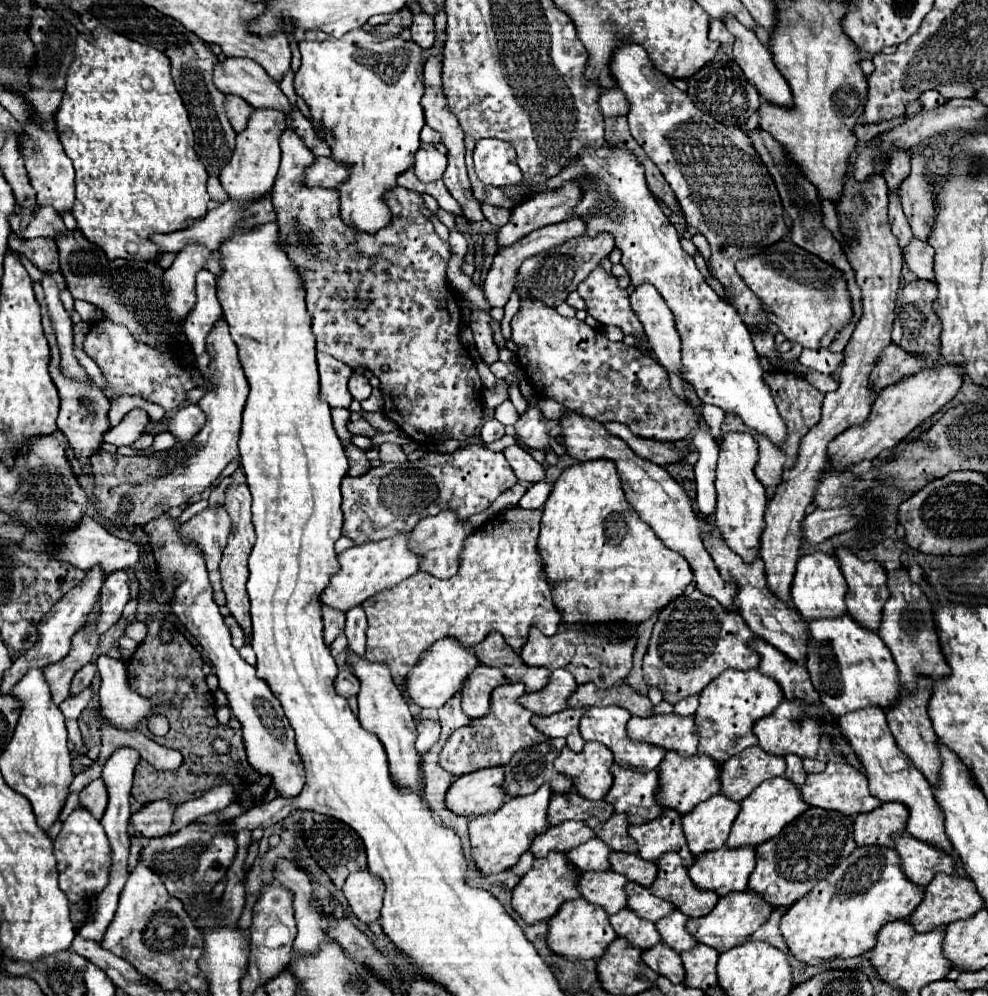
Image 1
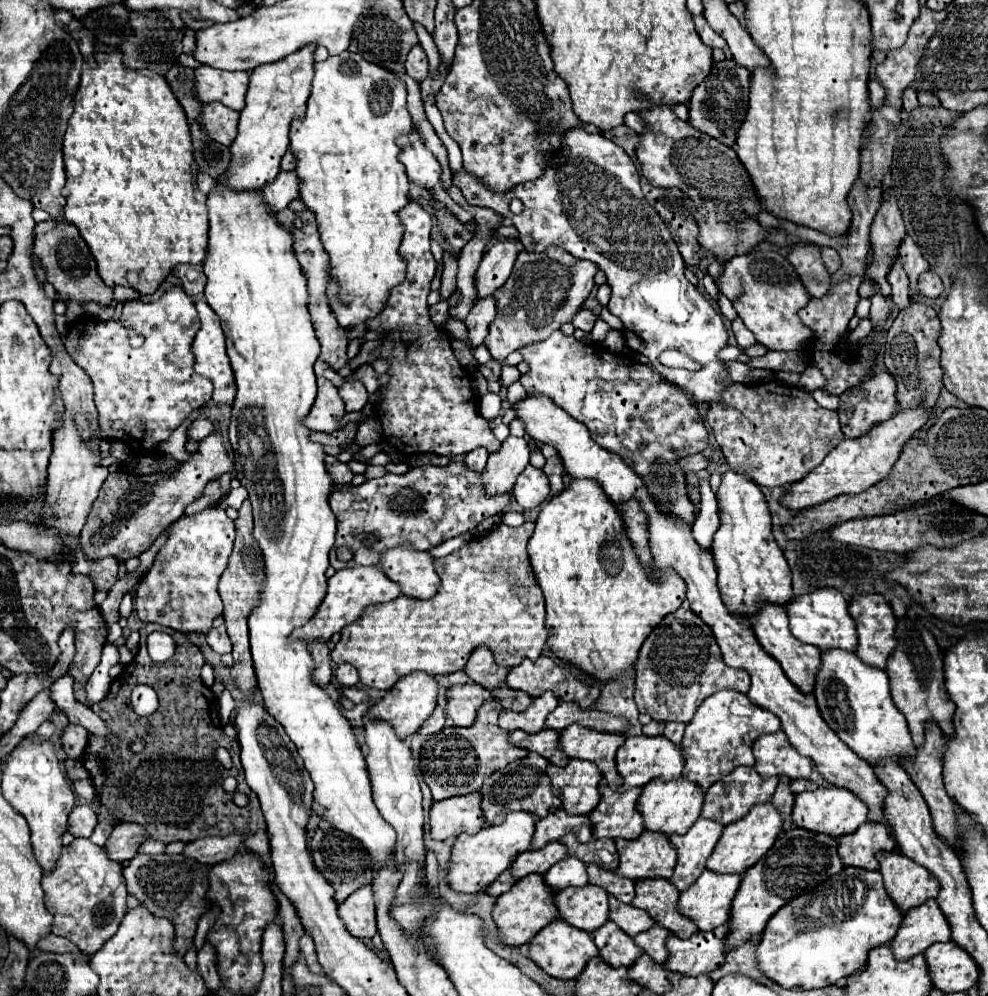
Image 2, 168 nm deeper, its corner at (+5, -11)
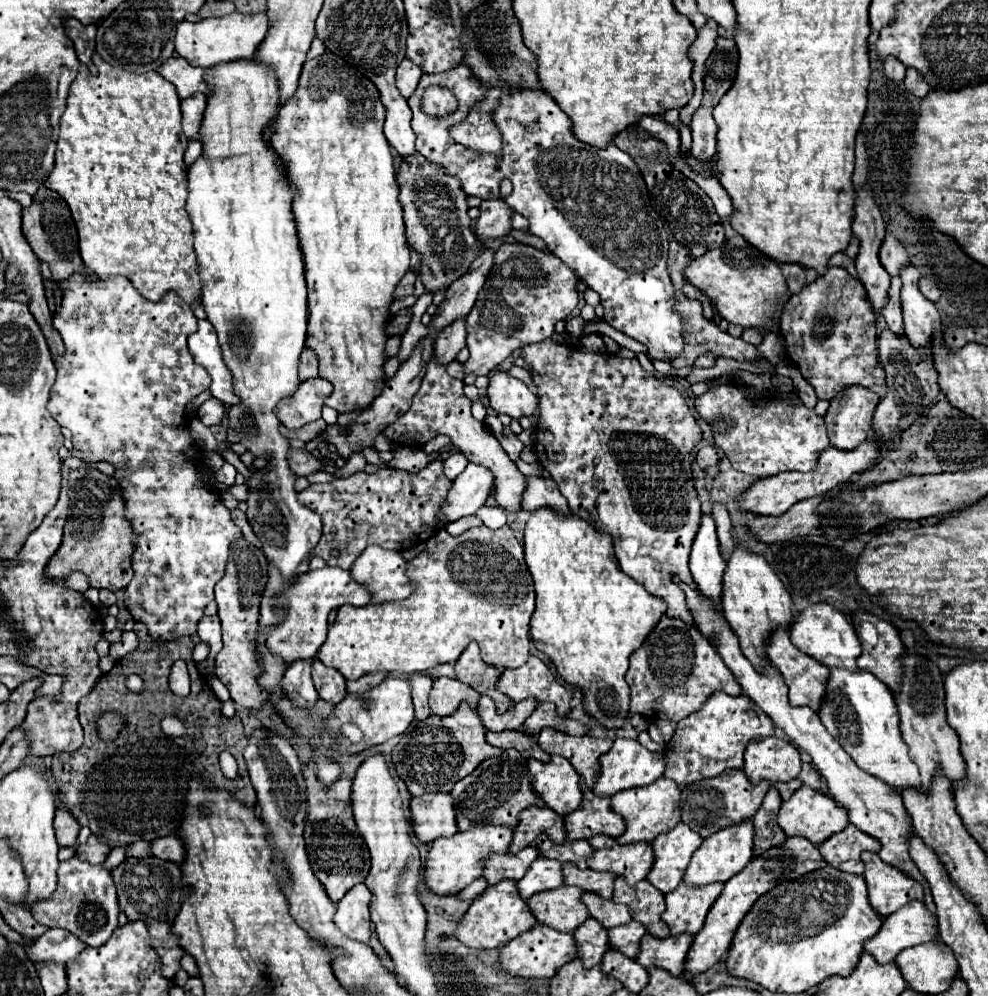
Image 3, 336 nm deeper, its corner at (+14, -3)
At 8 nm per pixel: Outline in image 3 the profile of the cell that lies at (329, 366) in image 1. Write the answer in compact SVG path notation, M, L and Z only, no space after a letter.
M321 377L307 379L299 385L297 393L277 403L275 413L285 427L291 427L291 429L303 427L321 417L321 407L325 399L331 395L331 391L333 387L327 379L321 379Z

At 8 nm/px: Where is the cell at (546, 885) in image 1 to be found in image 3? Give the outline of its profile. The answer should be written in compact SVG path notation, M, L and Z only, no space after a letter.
M499 881L497 885L487 887L469 907L461 925L457 927L457 939L467 947L475 949L499 949L507 945L517 935L529 931L537 923L535 915L531 913L527 901L517 891L517 881Z

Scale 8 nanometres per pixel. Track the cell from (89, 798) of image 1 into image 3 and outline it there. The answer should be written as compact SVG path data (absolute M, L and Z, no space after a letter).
M63 807L57 809L55 815L55 835L57 835L57 843L59 845L67 845L67 847L75 847L77 835L79 835L79 821Z

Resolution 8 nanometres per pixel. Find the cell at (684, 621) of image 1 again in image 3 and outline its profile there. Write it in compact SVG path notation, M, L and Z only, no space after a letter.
M663 615L643 645L631 655L627 683L631 687L631 713L647 719L681 721L697 711L713 691L739 695L741 687L731 669L695 625L679 617Z

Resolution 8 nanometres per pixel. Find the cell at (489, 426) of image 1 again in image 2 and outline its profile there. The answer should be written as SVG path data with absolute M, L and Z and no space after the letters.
M482 447L470 451L470 453L466 455L466 459L464 459L466 467L472 469L472 471L482 471L484 465L486 465L486 461L488 461L488 453L486 453L486 449L482 449Z

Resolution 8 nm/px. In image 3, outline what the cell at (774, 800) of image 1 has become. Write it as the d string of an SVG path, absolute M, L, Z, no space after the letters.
M743 819L741 823L719 829L711 837L703 839L701 847L693 853L683 881L689 883L689 885L705 885L705 883L713 883L713 881L721 881L721 883L729 881L737 871L741 871L751 861L751 857L753 857L753 841L755 841L753 819L749 819L749 821Z

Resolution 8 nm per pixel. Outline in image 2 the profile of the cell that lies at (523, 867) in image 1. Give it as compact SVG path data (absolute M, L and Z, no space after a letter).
M504 871L488 889L486 889L486 893L488 895L494 895L494 897L498 897L498 895L502 895L502 893L506 893L512 885L514 885L514 877L510 875L510 871Z

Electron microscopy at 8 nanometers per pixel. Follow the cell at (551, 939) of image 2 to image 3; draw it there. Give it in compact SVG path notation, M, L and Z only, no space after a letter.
M537 923L535 927L531 927L529 931L521 933L519 937L509 941L501 949L501 963L505 965L503 969L509 975L519 975L519 977L527 977L527 979L553 977L559 967L563 967L565 963L573 961L575 957L577 957L575 937L571 933L557 931L557 929L553 929L549 925L543 925L543 923Z

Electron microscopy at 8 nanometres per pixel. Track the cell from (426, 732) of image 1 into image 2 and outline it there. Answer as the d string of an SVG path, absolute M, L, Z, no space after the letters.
M436 707L434 715L430 715L426 719L426 723L420 727L420 733L422 735L434 735L434 733L444 729L444 723L446 723L446 715L444 715L444 711L440 707Z

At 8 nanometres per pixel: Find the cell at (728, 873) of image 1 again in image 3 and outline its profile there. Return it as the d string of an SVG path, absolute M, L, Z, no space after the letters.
M679 883L677 889L665 895L667 909L663 921L671 927L671 935L699 933L709 907L723 891L723 883L709 883L703 887Z

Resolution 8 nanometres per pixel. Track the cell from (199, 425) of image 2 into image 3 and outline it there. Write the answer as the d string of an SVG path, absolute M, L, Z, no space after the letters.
M211 397L209 401L205 401L205 403L199 407L199 411L197 411L197 417L199 417L201 423L207 425L207 427L219 425L221 419L223 419L223 415L225 415L225 405L223 405L221 401L213 399L213 397Z

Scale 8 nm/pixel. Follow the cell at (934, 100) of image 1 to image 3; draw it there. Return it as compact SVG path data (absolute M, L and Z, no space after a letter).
M907 69L905 87L907 87L909 93L913 93L913 95L917 95L917 97L925 97L925 95L931 91L931 87L929 87L925 81L921 81L921 75L919 75L915 69Z

